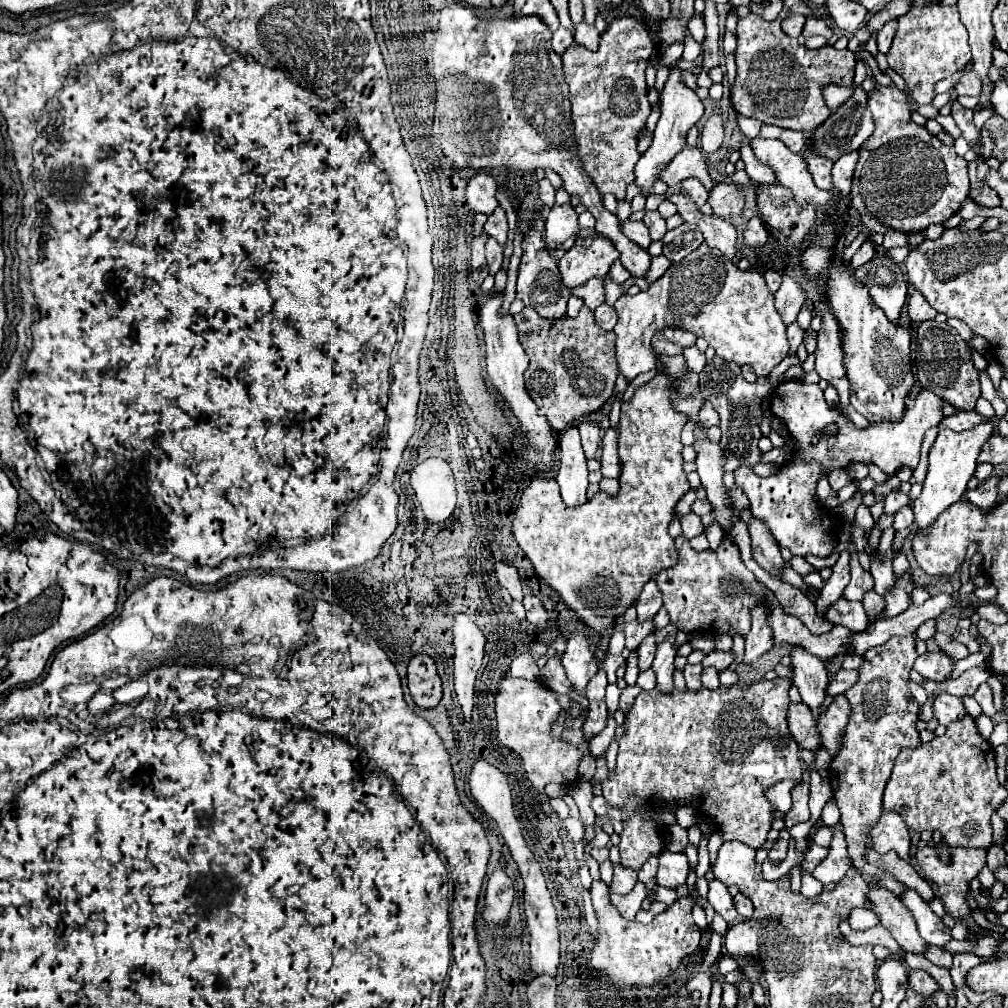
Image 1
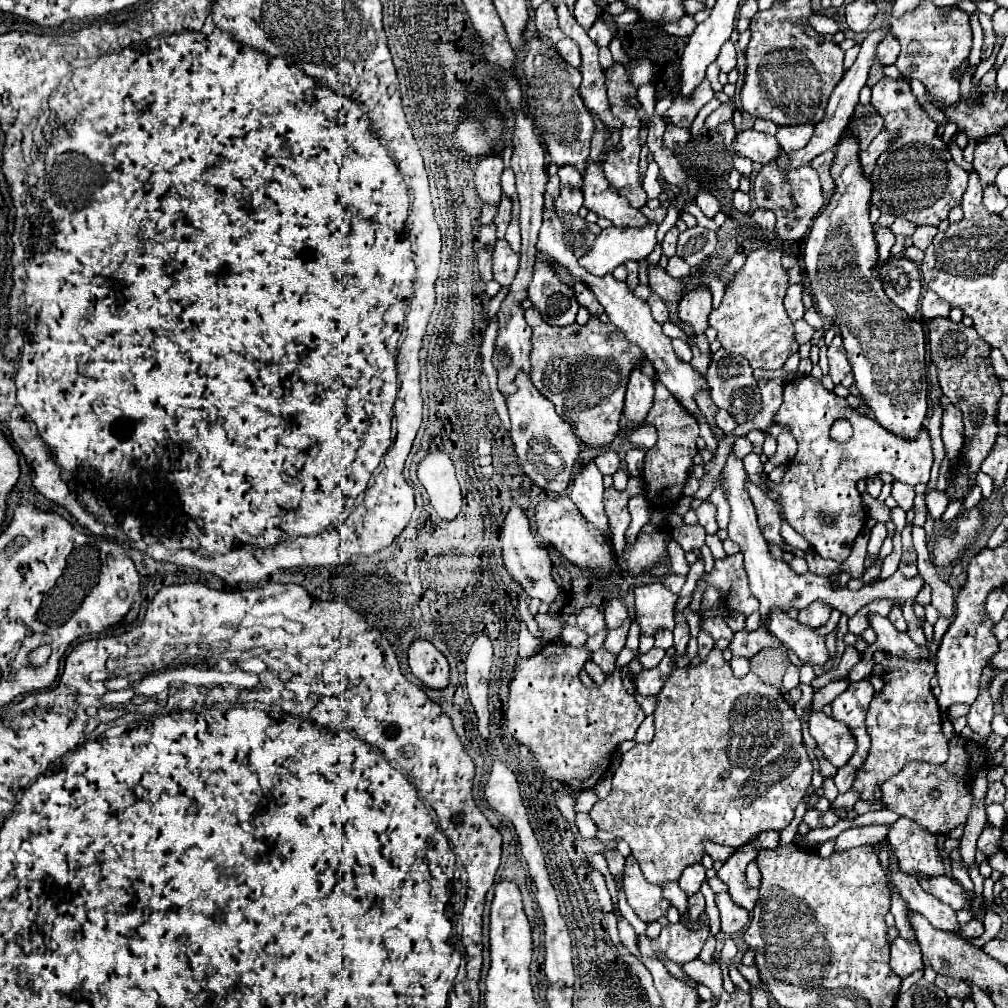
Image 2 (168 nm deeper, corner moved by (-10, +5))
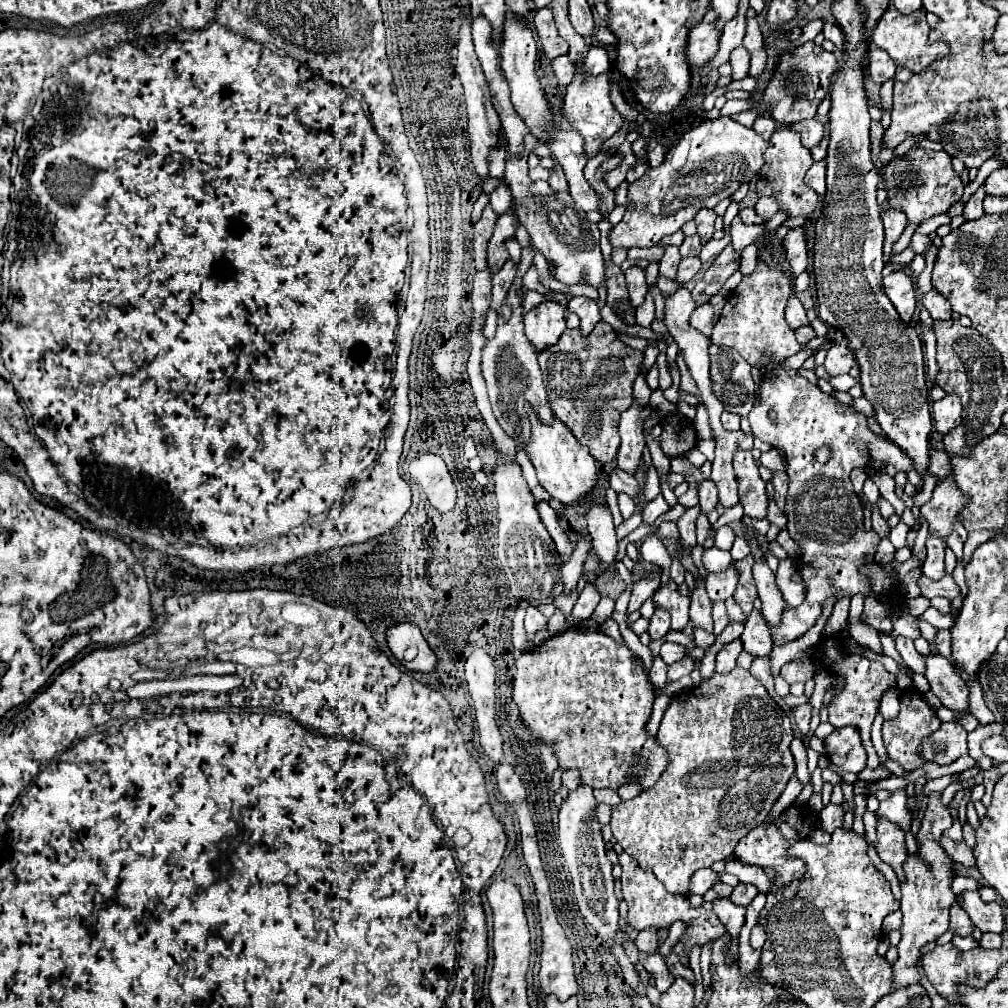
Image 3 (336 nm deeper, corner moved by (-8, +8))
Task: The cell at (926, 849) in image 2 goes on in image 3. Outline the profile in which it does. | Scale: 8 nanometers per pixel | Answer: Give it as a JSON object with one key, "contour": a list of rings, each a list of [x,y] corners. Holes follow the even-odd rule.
{"contour":[[[929,793],[929,803],[921,821],[921,831],[917,835],[917,843],[919,843],[919,853],[921,857],[909,857],[905,861],[905,877],[907,881],[901,883],[901,911],[903,911],[903,925],[901,925],[901,941],[899,941],[899,959],[893,963],[893,989],[903,989],[915,983],[921,983],[921,975],[917,971],[917,961],[921,959],[921,947],[927,945],[929,941],[935,941],[939,935],[943,935],[949,929],[949,905],[955,903],[955,895],[951,891],[951,861],[947,857],[947,853],[941,849],[939,845],[939,837],[945,829],[949,829],[953,825],[951,821],[951,813],[949,809],[941,803],[941,793]]]}

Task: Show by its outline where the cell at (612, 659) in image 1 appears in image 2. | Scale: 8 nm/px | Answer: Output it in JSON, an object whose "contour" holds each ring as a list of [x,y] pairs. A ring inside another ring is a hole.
{"contour":[[[653,648],[653,650],[645,652],[645,654],[637,654],[637,660],[641,662],[641,666],[643,666],[643,668],[655,668],[655,666],[661,662],[661,658],[663,658],[663,656],[665,656],[665,652],[663,652],[663,650]]]}

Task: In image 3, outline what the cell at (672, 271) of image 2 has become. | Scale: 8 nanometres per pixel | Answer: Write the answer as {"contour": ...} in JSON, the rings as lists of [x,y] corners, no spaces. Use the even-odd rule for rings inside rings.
{"contour":[[[685,257],[685,259],[681,259],[679,269],[677,269],[677,283],[679,285],[687,283],[689,279],[693,279],[697,275],[699,269],[701,269],[701,259],[699,257]]]}

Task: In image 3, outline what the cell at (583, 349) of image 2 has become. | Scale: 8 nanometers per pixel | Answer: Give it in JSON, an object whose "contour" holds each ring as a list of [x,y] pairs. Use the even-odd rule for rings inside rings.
{"contour":[[[601,321],[589,337],[583,337],[581,329],[565,329],[557,345],[539,353],[553,413],[569,427],[581,445],[589,447],[589,453],[599,463],[609,463],[617,455],[619,417],[633,403],[631,391],[641,361],[643,351],[627,347],[605,321]]]}

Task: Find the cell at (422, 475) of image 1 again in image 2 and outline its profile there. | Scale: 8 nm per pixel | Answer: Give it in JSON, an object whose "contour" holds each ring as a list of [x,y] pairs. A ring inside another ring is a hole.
{"contour":[[[443,452],[427,454],[417,468],[417,478],[427,490],[435,512],[445,520],[453,520],[461,510],[461,492],[451,458]]]}

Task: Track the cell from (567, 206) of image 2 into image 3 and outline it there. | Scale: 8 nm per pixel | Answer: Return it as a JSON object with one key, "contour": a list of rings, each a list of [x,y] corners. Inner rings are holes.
{"contour":[[[553,167],[553,169],[551,169],[551,177],[547,179],[547,183],[551,185],[553,191],[567,191],[567,179],[565,179],[565,173],[563,173],[559,167]]]}

